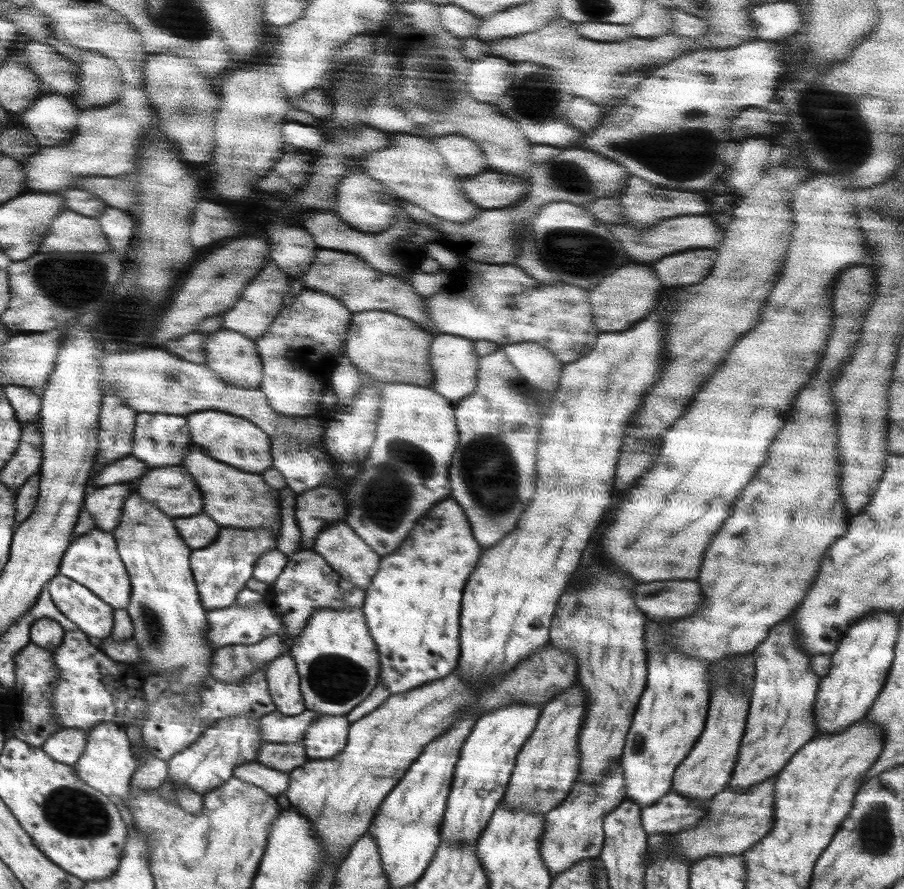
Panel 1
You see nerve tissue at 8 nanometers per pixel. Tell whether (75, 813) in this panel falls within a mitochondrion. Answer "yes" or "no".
yes

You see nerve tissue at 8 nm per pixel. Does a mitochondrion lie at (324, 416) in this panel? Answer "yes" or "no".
no

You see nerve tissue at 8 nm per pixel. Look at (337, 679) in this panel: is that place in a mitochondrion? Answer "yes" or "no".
yes

